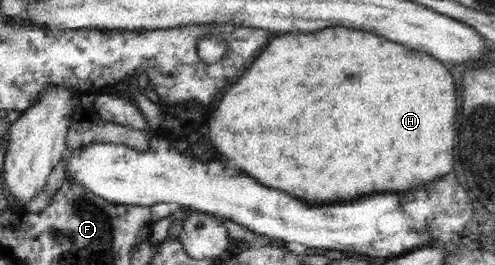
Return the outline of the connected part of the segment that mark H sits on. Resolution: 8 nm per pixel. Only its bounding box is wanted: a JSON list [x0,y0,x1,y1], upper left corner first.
[206,25,457,205]

